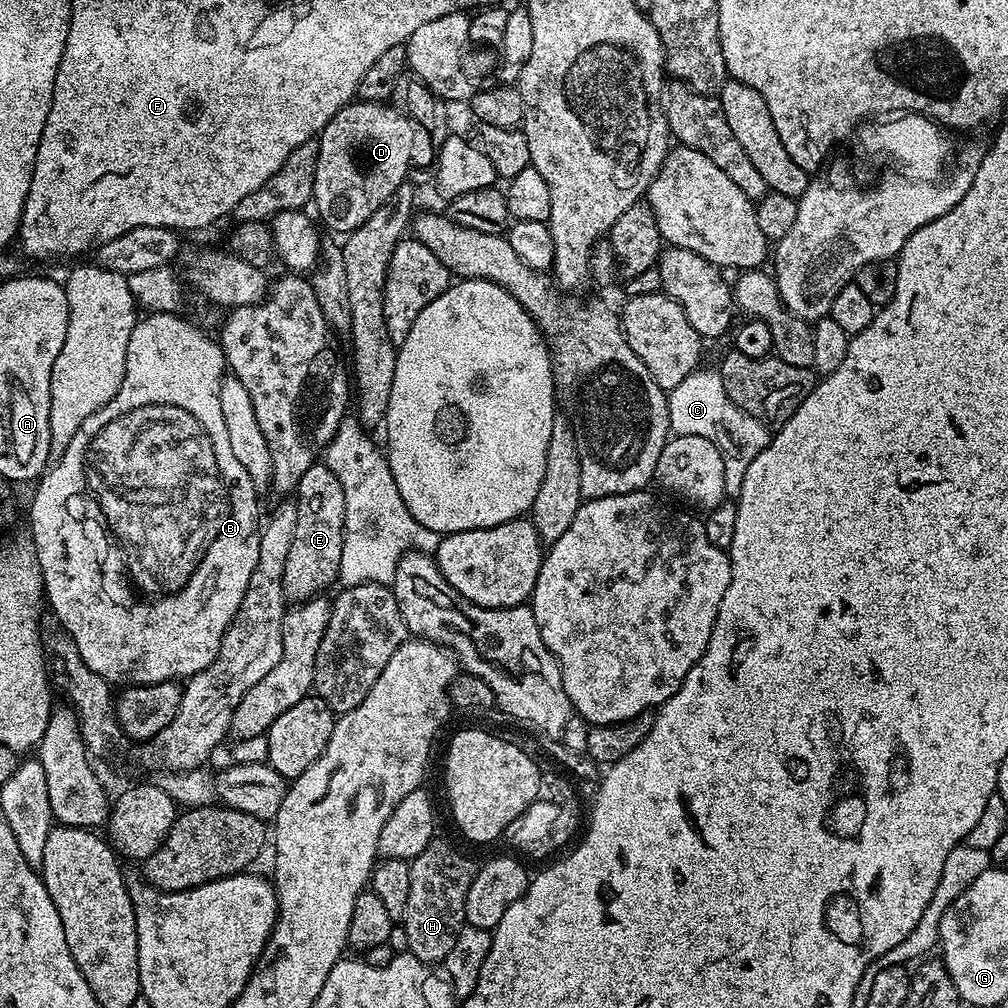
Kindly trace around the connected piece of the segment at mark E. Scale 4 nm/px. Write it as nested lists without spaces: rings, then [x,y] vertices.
[[[322,462],[314,463],[298,482],[295,496],[296,525],[294,542],[286,556],[284,595],[289,601],[303,602],[321,595],[327,584],[336,584],[342,562],[344,541],[344,511],[346,498],[342,498],[342,482]]]

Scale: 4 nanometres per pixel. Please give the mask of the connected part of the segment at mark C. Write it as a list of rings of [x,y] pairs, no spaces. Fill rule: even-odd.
[[[697,367],[667,393],[668,426],[672,436],[697,436],[714,442],[718,454],[722,454],[722,466],[726,470],[726,493],[736,494],[742,486],[742,478],[746,478],[746,470],[750,470],[750,462],[768,447],[770,428],[764,421],[755,420],[734,406],[730,394],[726,394],[726,386],[722,386],[719,371],[715,367],[704,367]]]

